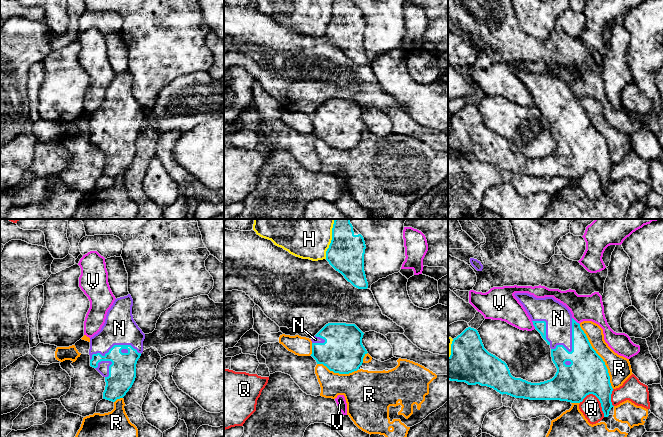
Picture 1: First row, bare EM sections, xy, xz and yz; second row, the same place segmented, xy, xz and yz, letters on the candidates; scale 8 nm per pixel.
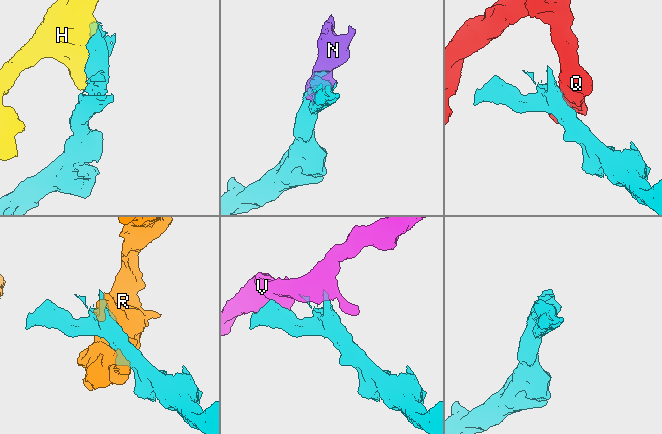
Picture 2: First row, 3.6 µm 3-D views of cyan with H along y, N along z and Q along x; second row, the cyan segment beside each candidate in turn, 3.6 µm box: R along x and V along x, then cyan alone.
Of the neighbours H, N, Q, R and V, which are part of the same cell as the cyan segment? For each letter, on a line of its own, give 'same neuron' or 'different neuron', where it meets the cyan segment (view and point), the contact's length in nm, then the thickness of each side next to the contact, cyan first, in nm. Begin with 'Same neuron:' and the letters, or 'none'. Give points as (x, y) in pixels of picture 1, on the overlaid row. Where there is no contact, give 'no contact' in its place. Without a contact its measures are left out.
Same neuron: N
H: different neuron; meets cyan in xz at (332, 239); contact 340 nm long; 300 nm thick on the cyan side, 440 nm on the other
N: same neuron; meets cyan in xy at (114, 345); contact 420 nm long; 220 nm thick on the cyan side, 260 nm on the other
Q: different neuron; meets cyan in yz at (597, 397); contact 240 nm long; 320 nm thick on the cyan side, 160 nm on the other
R: different neuron; meets cyan in yz at (599, 356); contact 600 nm long; 320 nm thick on the cyan side, 190 nm on the other
V: different neuron; meets cyan in yz at (575, 321); contact 90 nm long; 170 nm thick on the cyan side, 200 nm on the other

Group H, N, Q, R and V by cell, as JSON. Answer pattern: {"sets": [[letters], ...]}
{"sets": [["H"], ["N"], ["Q"], ["R"], ["V"]]}

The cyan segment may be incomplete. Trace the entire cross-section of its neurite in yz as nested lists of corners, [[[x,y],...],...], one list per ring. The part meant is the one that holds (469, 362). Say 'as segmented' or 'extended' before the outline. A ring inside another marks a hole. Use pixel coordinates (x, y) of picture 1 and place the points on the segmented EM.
extended; [[[528,293],[514,295],[527,311],[535,329],[550,346],[552,361],[557,368],[555,376],[540,383],[513,377],[507,364],[484,348],[478,331],[468,327],[452,341],[451,355],[448,357],[448,380],[465,382],[468,385],[479,384],[493,388],[502,395],[529,400],[580,403],[587,395],[593,394],[601,403],[604,417],[608,417],[609,411],[614,407],[611,402],[613,388],[608,369],[592,348],[580,324],[572,318],[570,310],[553,297],[536,298]]]

